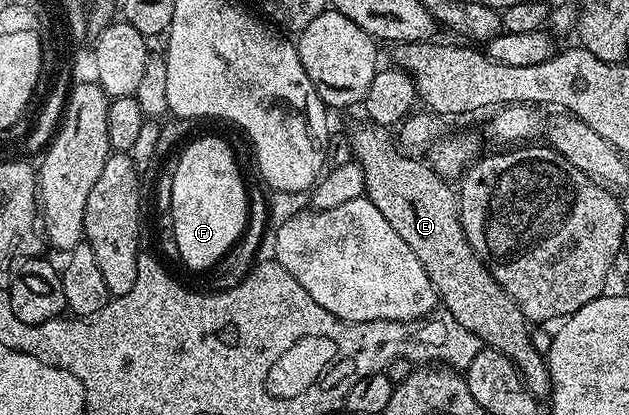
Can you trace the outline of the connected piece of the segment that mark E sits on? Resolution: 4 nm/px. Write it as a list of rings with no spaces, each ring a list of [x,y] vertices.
[[[366,124],[361,138],[353,141],[353,155],[361,166],[365,176],[365,197],[379,209],[380,214],[394,227],[396,234],[411,247],[415,258],[423,265],[435,288],[440,304],[444,305],[446,314],[451,316],[461,327],[471,331],[482,341],[484,346],[499,350],[516,363],[524,383],[533,397],[548,398],[552,394],[550,371],[546,356],[535,347],[529,335],[528,318],[522,315],[519,307],[506,292],[499,287],[497,280],[491,276],[489,269],[482,263],[469,240],[466,238],[463,221],[460,216],[459,199],[456,190],[449,187],[450,182],[433,170],[432,164],[423,162],[416,156],[401,152],[390,130],[383,125]]]

